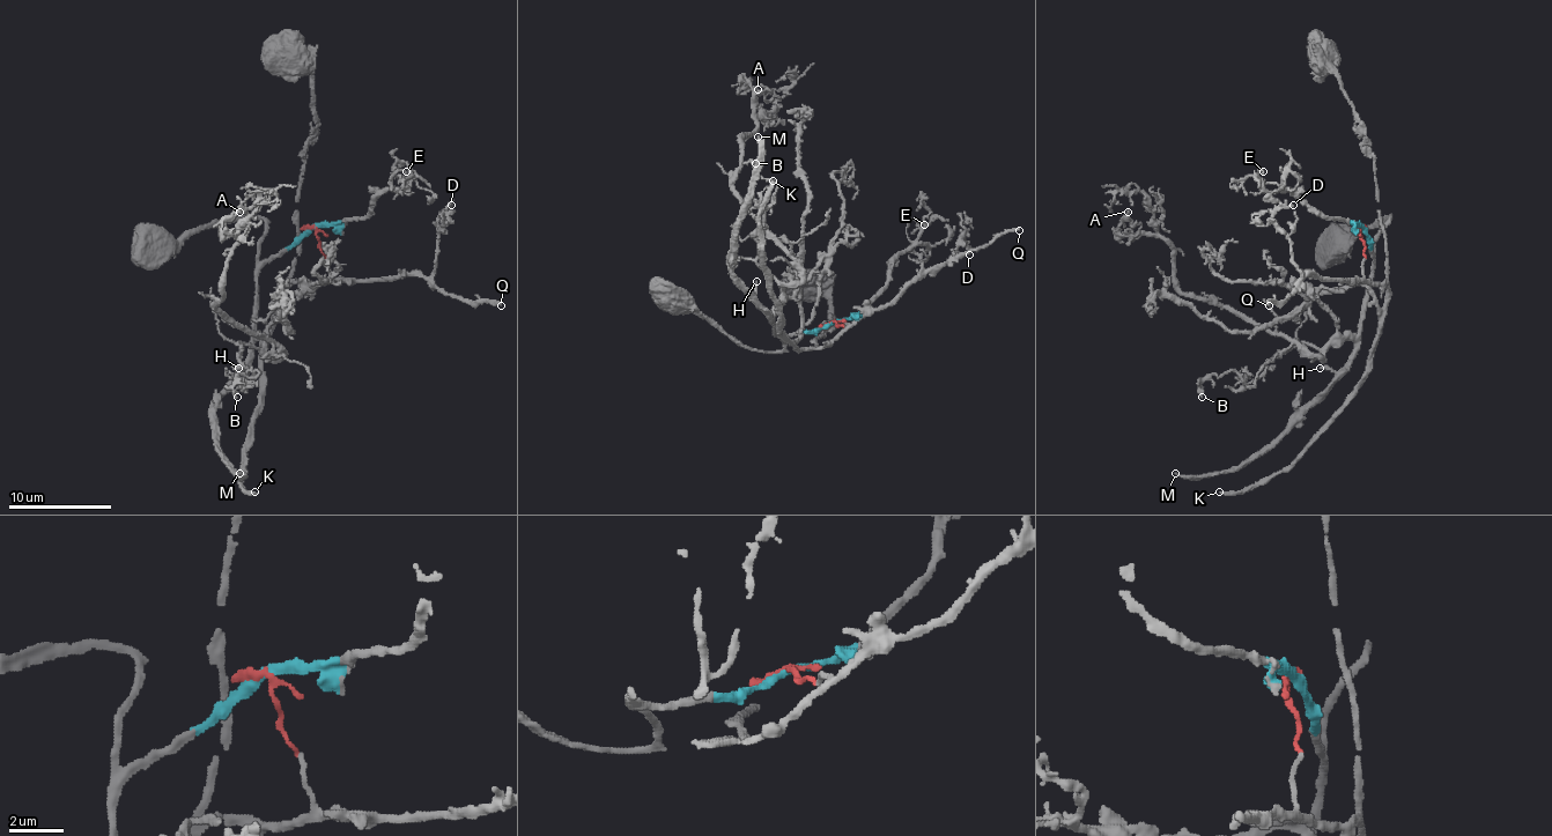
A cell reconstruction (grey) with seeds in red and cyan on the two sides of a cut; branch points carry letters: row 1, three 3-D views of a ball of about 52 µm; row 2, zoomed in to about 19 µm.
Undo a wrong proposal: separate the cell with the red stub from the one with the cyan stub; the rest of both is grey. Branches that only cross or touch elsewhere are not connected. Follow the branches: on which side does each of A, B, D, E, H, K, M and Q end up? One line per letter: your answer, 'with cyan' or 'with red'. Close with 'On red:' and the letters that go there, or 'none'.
A: with cyan
B: with cyan
D: with red
E: with cyan
H: with cyan
K: with red
M: with cyan
Q: with red
On red: D, K, Q

